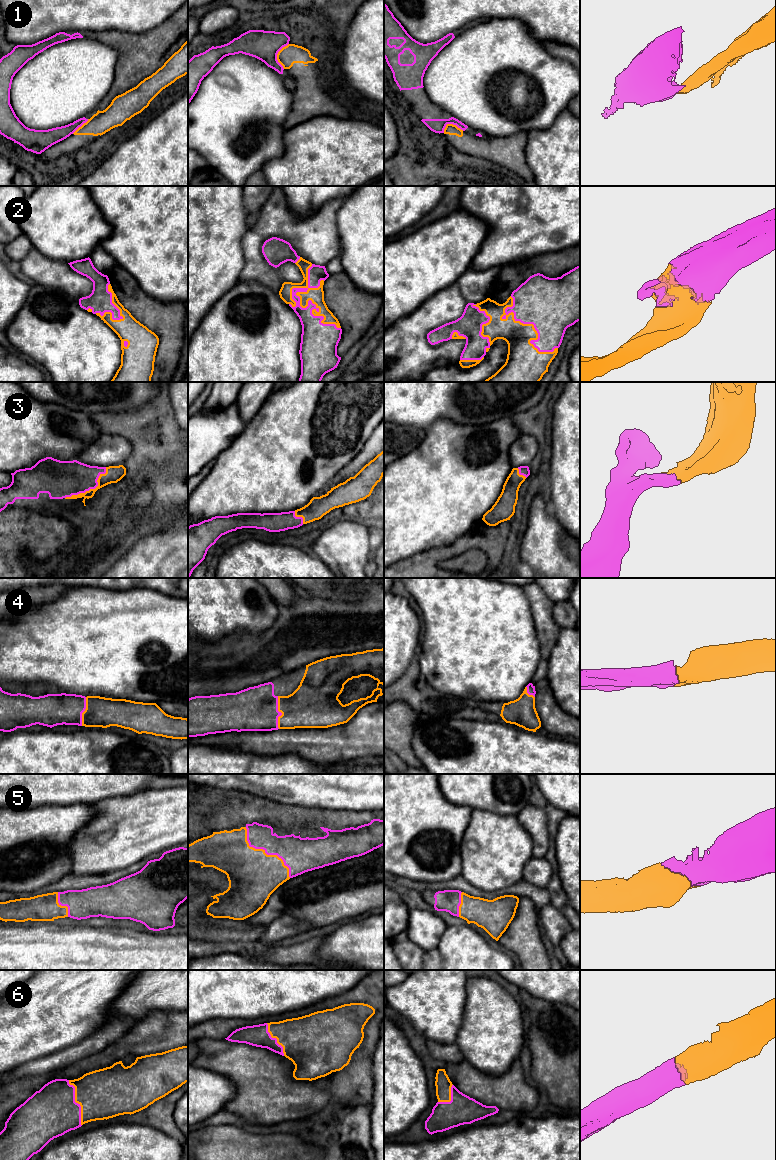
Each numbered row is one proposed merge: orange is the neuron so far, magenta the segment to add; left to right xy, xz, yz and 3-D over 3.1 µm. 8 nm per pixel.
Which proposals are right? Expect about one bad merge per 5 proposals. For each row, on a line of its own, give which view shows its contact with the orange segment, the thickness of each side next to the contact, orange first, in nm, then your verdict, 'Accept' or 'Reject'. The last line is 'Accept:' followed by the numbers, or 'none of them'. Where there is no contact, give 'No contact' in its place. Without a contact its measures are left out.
1: Touches orange in xz. Thickness 160 nm (orange) against 240 nm. Reject
2: Touches orange in xz. Thickness 120 nm (orange) against 220 nm. Accept
3: Touches orange in xy. Thickness 130 nm (orange) against 300 nm. Accept
4: Touches orange in xz. Thickness 360 nm (orange) against 360 nm. Accept
5: Touches orange in xz. Thickness 400 nm (orange) against 240 nm. Accept
6: Touches orange in xy. Thickness 400 nm (orange) against 400 nm. Accept
Accept: 2, 3, 4, 5, 6

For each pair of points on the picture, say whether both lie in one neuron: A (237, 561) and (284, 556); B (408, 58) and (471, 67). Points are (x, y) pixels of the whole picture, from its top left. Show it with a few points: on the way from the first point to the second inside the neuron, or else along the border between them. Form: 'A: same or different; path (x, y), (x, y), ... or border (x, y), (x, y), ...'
A: same; path (249, 561), (272, 561)
B: different; border (447, 44), (431, 61), (425, 71), (422, 83)

